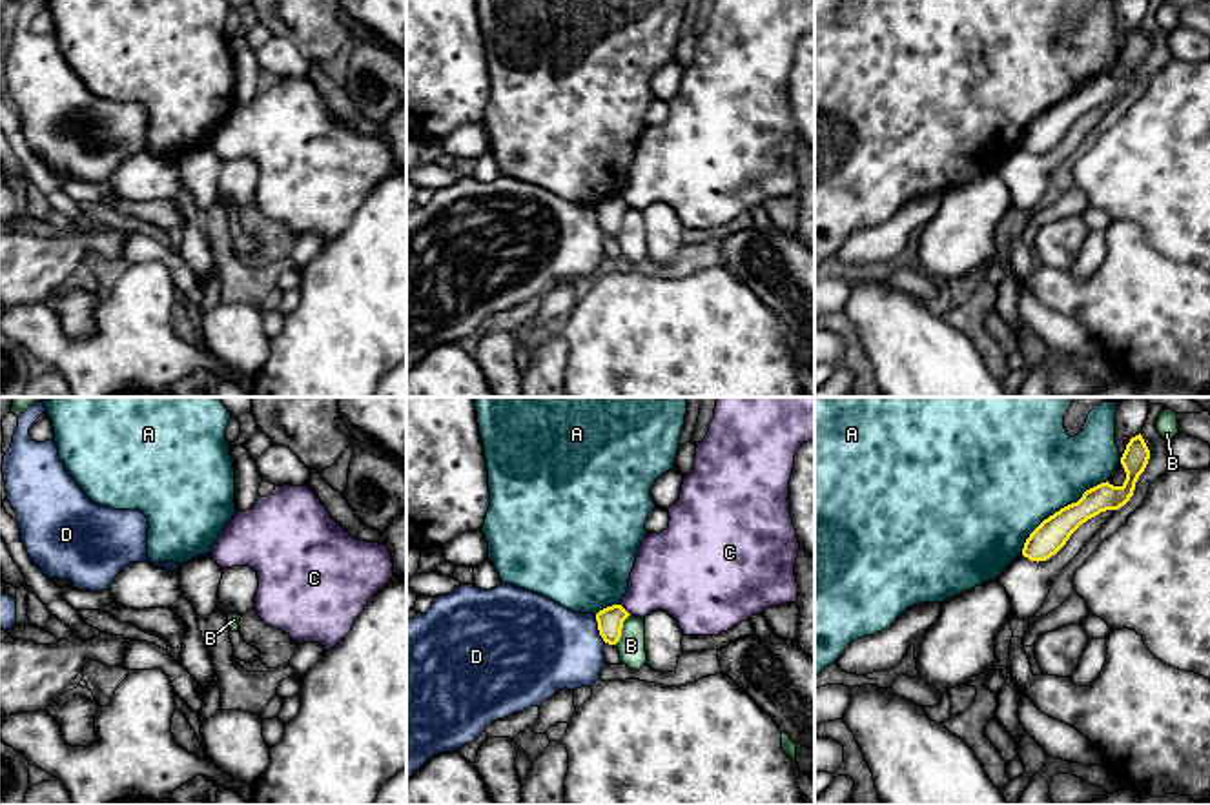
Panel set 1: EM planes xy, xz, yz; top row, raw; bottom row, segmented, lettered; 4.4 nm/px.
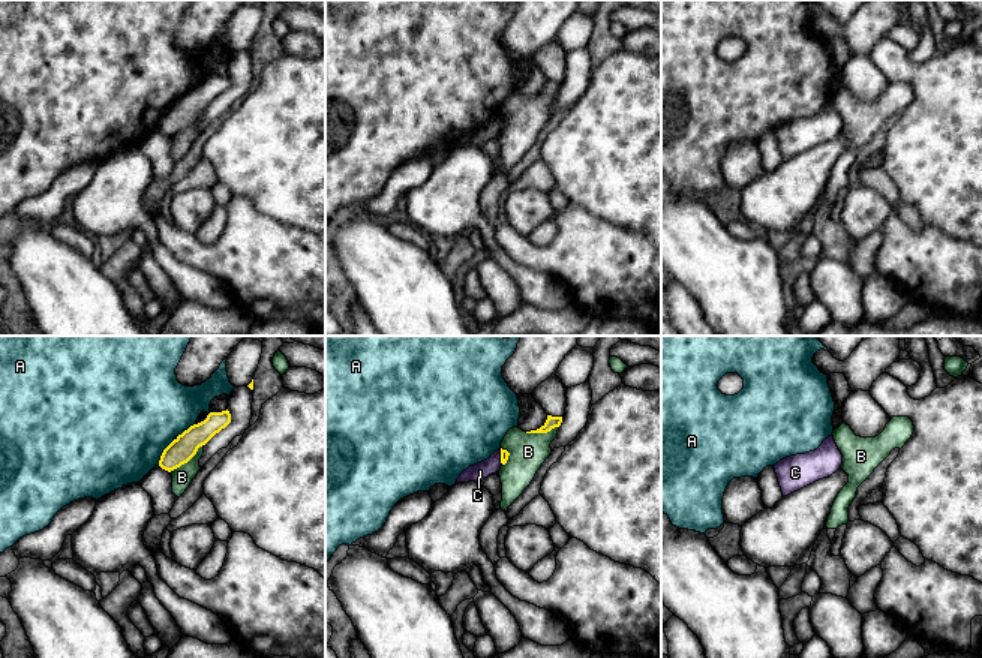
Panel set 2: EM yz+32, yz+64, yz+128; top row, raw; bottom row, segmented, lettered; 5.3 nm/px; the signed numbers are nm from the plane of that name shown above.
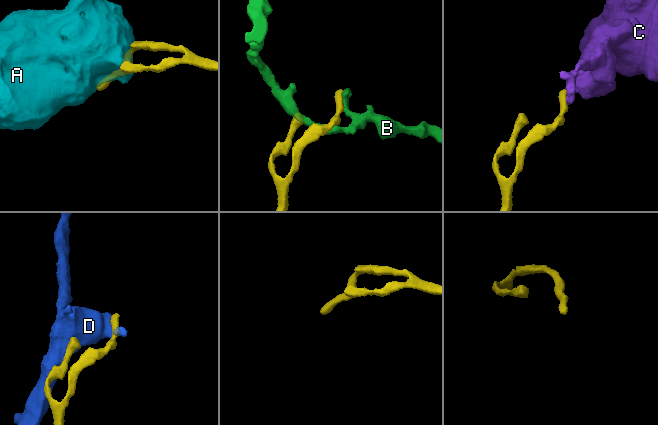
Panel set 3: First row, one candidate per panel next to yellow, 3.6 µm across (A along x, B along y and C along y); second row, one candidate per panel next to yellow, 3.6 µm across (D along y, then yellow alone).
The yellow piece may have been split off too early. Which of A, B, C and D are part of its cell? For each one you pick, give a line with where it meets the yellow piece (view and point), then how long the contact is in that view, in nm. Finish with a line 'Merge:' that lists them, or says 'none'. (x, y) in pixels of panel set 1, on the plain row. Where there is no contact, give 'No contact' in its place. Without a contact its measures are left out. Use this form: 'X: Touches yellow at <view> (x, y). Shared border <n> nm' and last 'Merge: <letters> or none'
Merge: none

